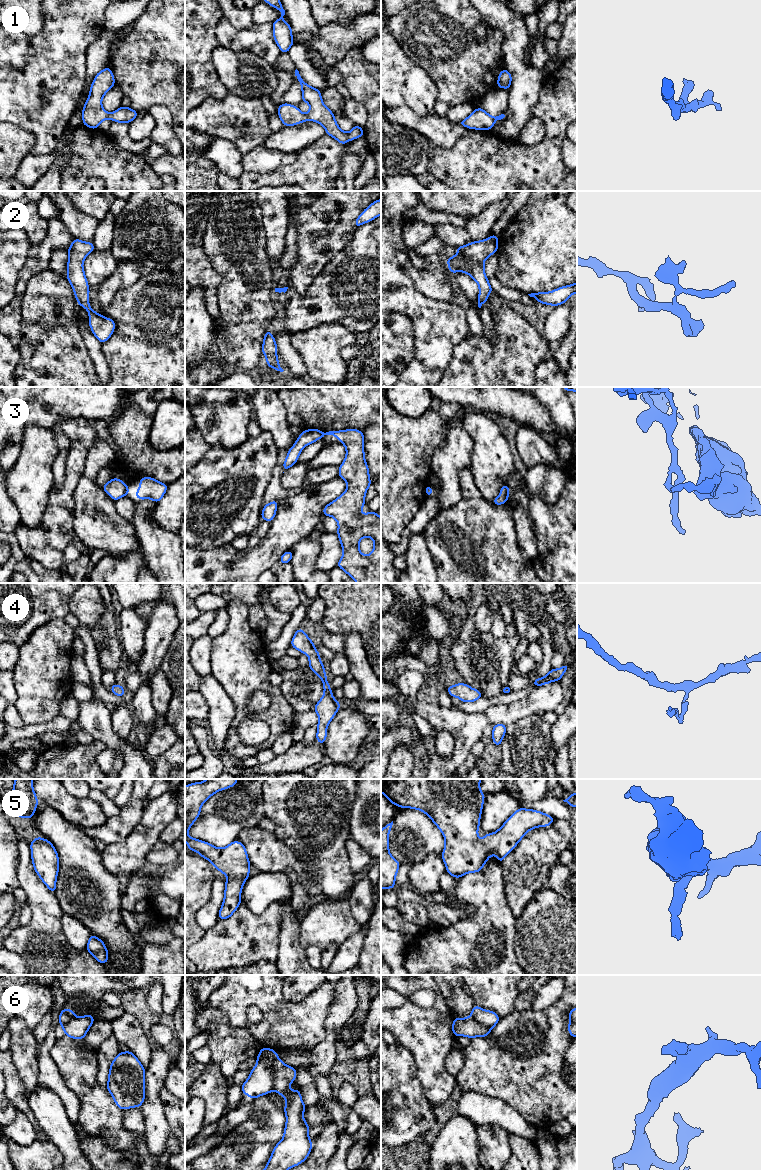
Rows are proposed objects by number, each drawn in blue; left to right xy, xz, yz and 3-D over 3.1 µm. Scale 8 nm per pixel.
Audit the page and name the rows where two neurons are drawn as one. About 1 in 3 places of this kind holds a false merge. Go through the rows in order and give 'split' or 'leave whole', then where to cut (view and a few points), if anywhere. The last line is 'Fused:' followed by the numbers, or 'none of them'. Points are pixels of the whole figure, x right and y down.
1: leave whole; no cut
2: leave whole; no cut
3: split; cut in xz along (324, 433), (322, 436)
4: leave whole; no cut
5: leave whole; no cut
6: split; cut in xz along (257, 1059), (262, 1059), (271, 1071), (273, 1080), (272, 1090)
Fused: 3, 6

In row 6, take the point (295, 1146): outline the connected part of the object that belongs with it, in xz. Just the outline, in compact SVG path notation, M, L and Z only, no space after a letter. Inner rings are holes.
M263 1047L256 1059L267 1063L274 1080L272 1091L279 1093L286 1100L283 1138L274 1147L262 1171L287 1171L304 1162L312 1149L312 1141L309 1139L310 1127L303 1117L306 1105L301 1100L299 1089L294 1091L289 1089L289 1085L295 1081L297 1072L295 1068L284 1064L276 1051L270 1048Z

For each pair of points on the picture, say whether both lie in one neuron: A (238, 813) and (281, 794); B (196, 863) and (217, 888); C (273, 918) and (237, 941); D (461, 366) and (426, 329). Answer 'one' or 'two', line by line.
A: two
B: two
C: one
D: two

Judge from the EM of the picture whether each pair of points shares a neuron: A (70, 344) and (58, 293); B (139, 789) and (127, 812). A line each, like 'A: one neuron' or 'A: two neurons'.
A: one neuron
B: one neuron

